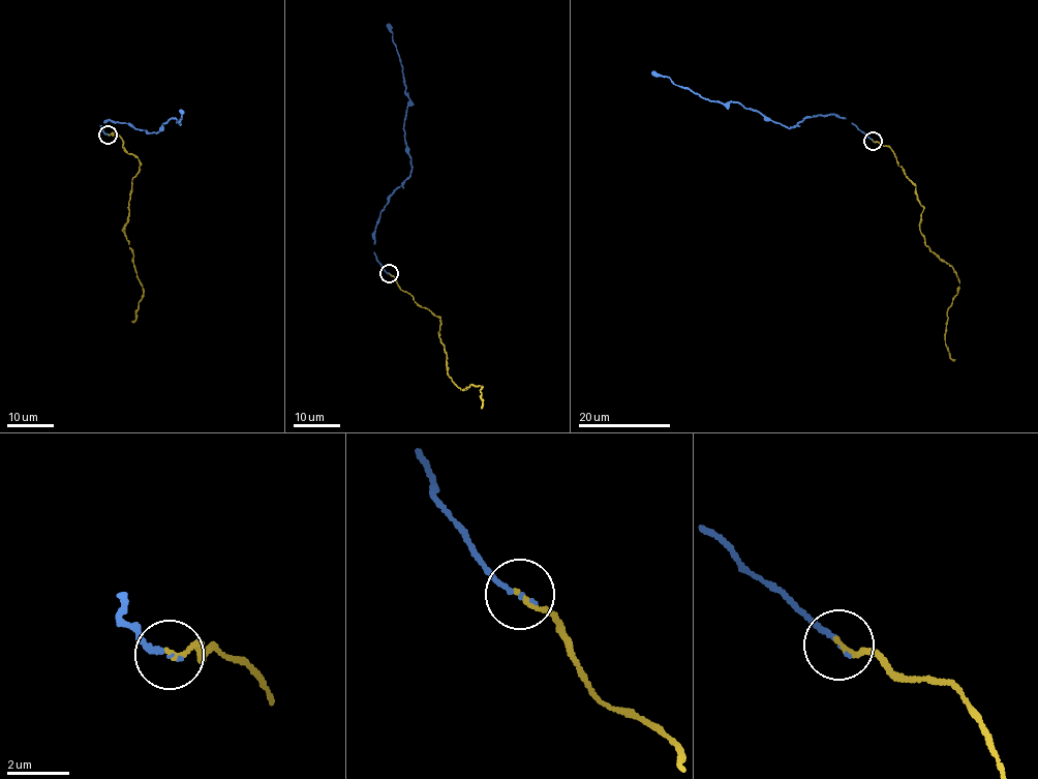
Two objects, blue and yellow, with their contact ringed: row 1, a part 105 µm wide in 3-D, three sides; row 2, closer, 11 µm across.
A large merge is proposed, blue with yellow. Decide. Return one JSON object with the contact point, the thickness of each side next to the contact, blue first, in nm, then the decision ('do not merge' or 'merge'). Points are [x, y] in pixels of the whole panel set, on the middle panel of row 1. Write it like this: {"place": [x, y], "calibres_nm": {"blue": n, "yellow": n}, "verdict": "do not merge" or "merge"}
{"place": [389, 273], "calibres_nm": {"blue": 130, "yellow": 190}, "verdict": "merge"}

